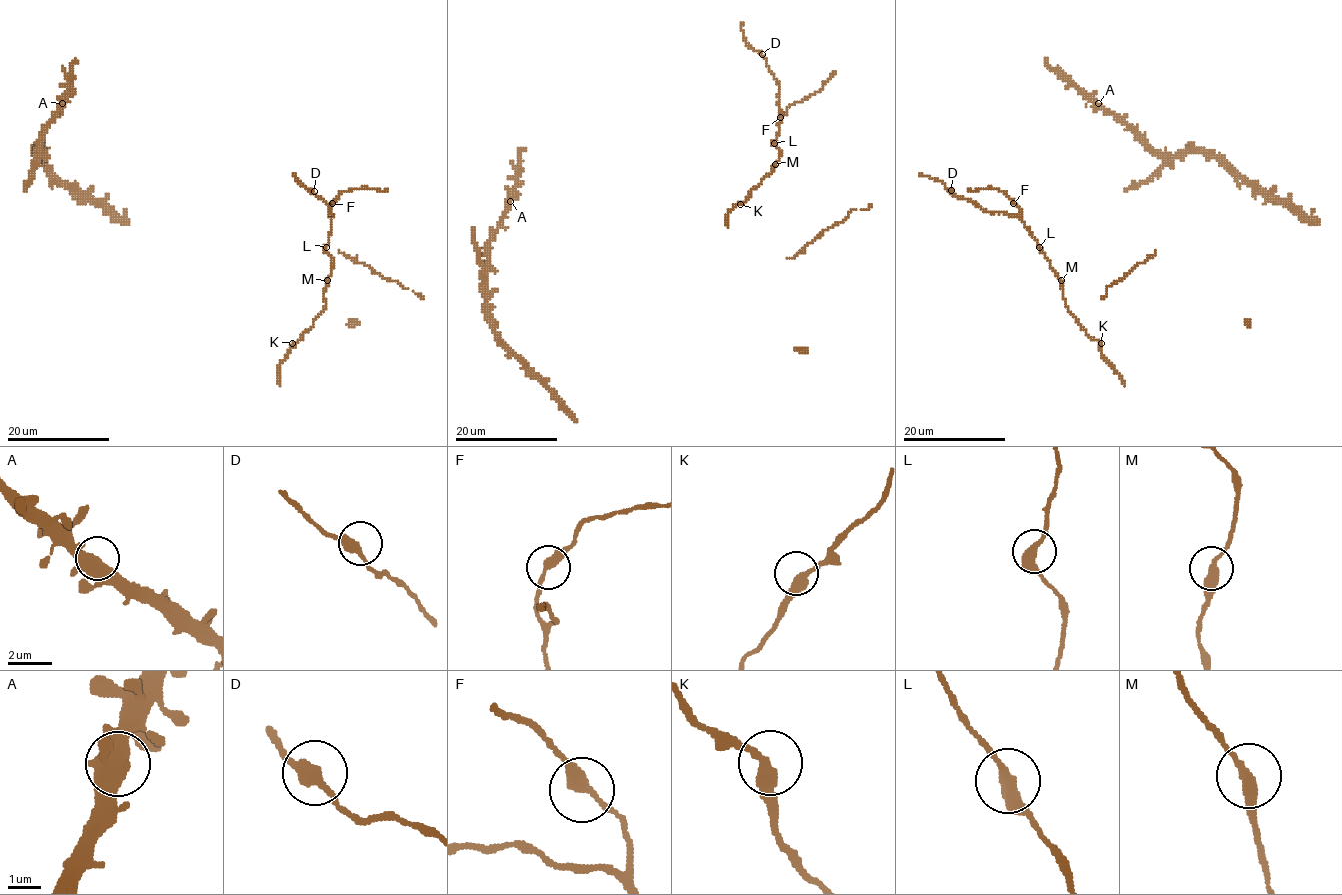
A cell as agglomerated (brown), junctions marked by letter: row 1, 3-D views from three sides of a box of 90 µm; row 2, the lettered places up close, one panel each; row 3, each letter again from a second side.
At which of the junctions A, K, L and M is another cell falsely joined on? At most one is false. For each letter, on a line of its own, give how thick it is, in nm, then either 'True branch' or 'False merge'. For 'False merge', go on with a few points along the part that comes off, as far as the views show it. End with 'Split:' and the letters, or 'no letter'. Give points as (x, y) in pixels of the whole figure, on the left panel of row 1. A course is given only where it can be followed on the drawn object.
A: Thickness 440 nm. True branch
K: Thickness 380 nm. True branch
L: Thickness 360 nm. True branch
M: Thickness 360 nm. True branch
Split: no letter

